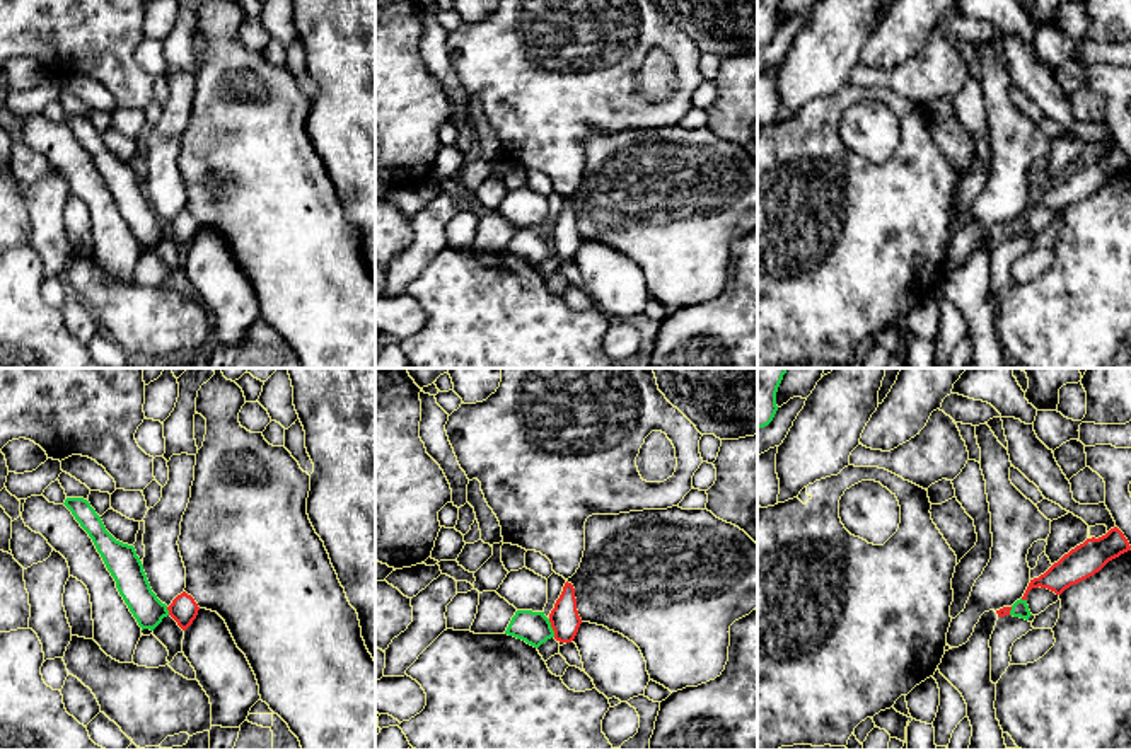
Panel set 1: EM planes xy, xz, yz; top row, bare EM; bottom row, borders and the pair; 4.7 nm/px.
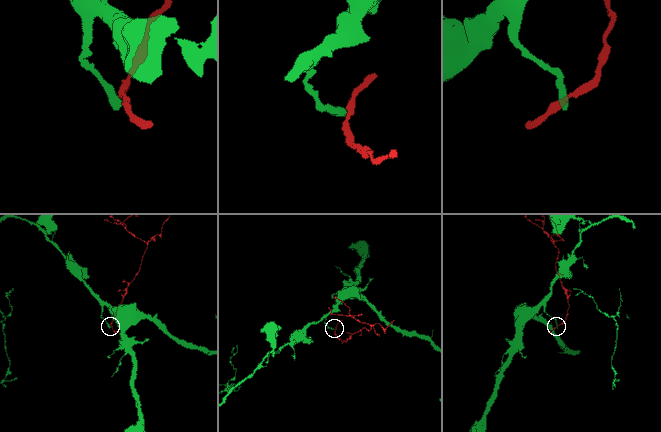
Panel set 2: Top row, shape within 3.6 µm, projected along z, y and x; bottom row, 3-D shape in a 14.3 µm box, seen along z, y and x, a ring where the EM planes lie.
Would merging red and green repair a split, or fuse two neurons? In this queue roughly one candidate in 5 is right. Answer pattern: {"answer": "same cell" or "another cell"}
{"answer": "another cell"}

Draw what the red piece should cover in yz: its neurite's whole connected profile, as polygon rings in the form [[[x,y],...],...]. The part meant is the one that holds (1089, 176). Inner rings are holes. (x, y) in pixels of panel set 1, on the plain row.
[[[1117,145],[1099,157],[1087,157],[1054,181],[1044,193],[1030,198],[1022,218],[1027,218],[1029,210],[1039,205],[1061,213],[1066,206],[1093,194],[1109,179],[1128,169],[1131,169],[1131,164]]]

